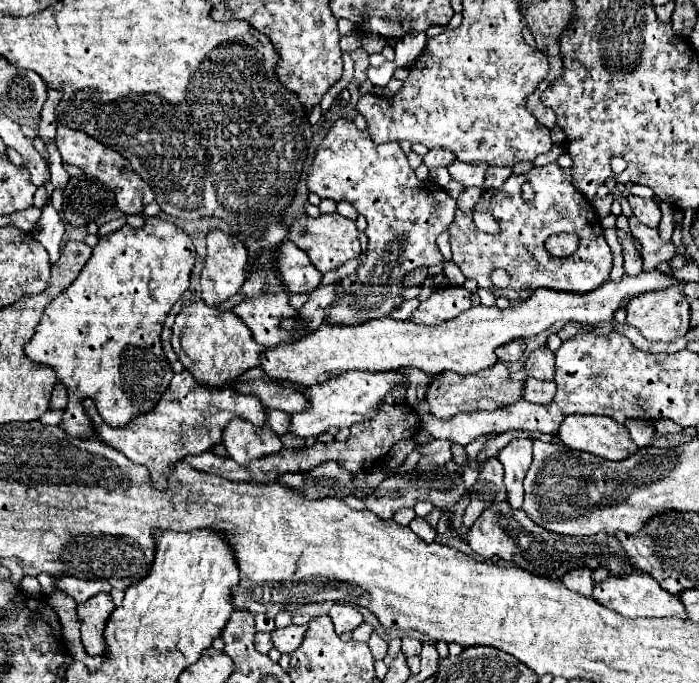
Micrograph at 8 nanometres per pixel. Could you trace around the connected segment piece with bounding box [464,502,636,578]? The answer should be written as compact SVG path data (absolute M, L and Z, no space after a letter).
M498 502L494 506L488 506L484 514L476 520L476 524L466 532L464 536L466 544L482 558L498 556L502 560L510 560L518 564L520 568L530 570L532 574L546 576L546 578L560 578L572 568L588 566L596 570L598 566L606 566L610 574L630 574L636 570L620 550L620 544L610 534L594 534L594 536L560 536L552 534L540 526L536 526L524 510L512 508L510 502Z

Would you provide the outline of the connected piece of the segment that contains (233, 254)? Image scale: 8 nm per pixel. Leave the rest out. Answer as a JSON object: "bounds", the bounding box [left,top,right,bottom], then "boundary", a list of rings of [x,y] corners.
{"bounds":[200,230,248,308],"boundary":[[[210,230],[210,234],[206,236],[206,244],[208,244],[208,256],[206,256],[206,264],[204,264],[202,276],[200,276],[202,300],[204,300],[204,304],[216,308],[224,300],[228,300],[230,296],[240,292],[240,286],[242,286],[244,276],[246,276],[248,254],[246,254],[246,248],[244,248],[244,244],[240,240],[230,238],[222,230]]]}

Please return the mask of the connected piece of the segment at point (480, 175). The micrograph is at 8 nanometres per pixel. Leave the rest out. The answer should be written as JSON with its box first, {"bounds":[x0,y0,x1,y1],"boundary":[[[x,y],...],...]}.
{"bounds":[448,162,488,186],"boundary":[[[452,162],[452,166],[448,166],[448,172],[452,176],[452,180],[464,184],[464,186],[484,186],[484,180],[486,180],[486,170],[488,170],[488,164],[484,162],[478,162],[478,164],[466,164],[466,162]]]}

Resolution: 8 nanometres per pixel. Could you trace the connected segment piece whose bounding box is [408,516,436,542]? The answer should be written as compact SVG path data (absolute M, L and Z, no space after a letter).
M414 518L410 524L408 524L408 528L414 532L414 534L418 534L422 540L426 540L426 542L434 542L436 540L436 530L432 530L430 528L430 524L424 520L424 518Z

